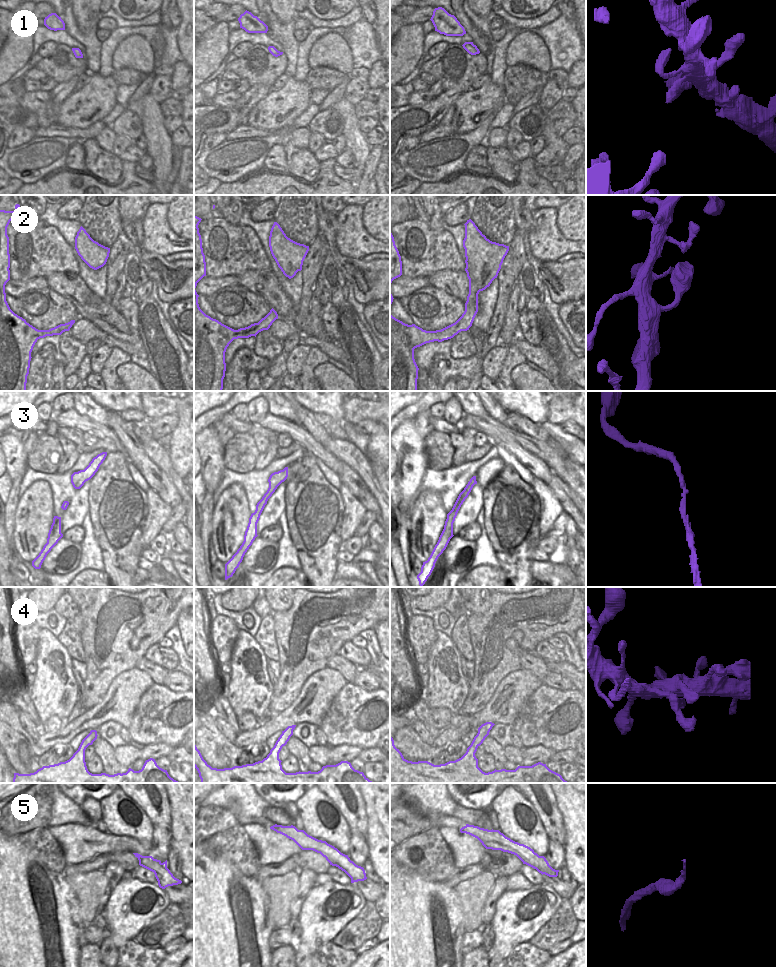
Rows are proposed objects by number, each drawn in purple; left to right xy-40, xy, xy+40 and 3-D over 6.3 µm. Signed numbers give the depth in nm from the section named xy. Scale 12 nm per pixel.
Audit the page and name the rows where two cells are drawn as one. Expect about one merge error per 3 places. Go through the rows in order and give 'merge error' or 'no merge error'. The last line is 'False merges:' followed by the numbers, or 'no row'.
1: no merge error
2: no merge error
3: no merge error
4: no merge error
5: merge error
False merges: 5

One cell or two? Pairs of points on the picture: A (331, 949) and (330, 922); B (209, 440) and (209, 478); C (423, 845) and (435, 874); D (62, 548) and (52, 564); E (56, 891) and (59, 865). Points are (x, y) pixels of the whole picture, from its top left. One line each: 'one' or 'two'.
A: two
B: one
C: one
D: one
E: two

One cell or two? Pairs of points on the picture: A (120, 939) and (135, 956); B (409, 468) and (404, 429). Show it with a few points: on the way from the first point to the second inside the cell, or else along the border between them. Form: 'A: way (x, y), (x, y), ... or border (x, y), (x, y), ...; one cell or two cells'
A: border (133, 938), (129, 939), (118, 949); two cells
B: way (409, 458), (409, 447), (405, 439); one cell

